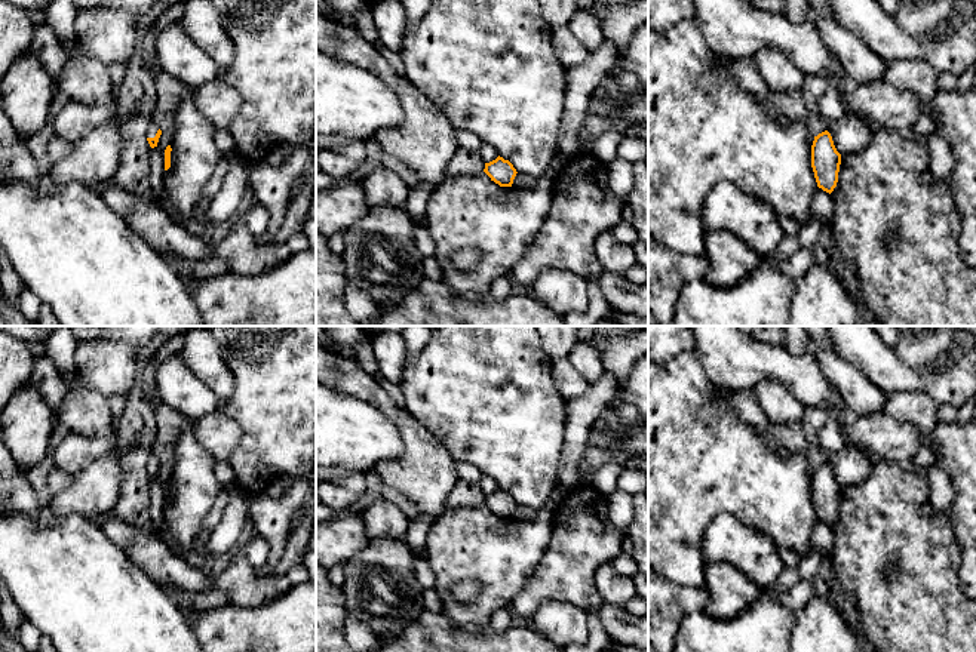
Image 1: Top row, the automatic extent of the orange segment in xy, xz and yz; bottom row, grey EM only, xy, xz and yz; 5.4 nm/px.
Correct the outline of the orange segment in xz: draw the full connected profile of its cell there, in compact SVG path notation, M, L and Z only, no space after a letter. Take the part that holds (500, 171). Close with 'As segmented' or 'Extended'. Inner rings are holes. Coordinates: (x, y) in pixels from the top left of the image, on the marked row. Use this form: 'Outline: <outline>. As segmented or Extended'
Outline: M500 156L495 160L485 163L484 172L500 187L512 187L518 173L513 164Z. As segmented

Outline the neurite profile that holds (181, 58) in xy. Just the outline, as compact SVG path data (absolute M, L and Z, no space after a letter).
M178 22L157 34L156 53L160 67L182 87L199 89L222 74L222 68L184 33Z

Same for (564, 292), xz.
M543 270L531 292L538 302L564 317L580 316L587 310L587 280L564 270Z

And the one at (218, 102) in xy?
M221 76L209 84L194 89L191 98L197 111L217 130L228 130L243 104L240 93L230 87Z

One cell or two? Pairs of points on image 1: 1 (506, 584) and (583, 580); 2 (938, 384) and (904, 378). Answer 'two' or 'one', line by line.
1: two
2: two

